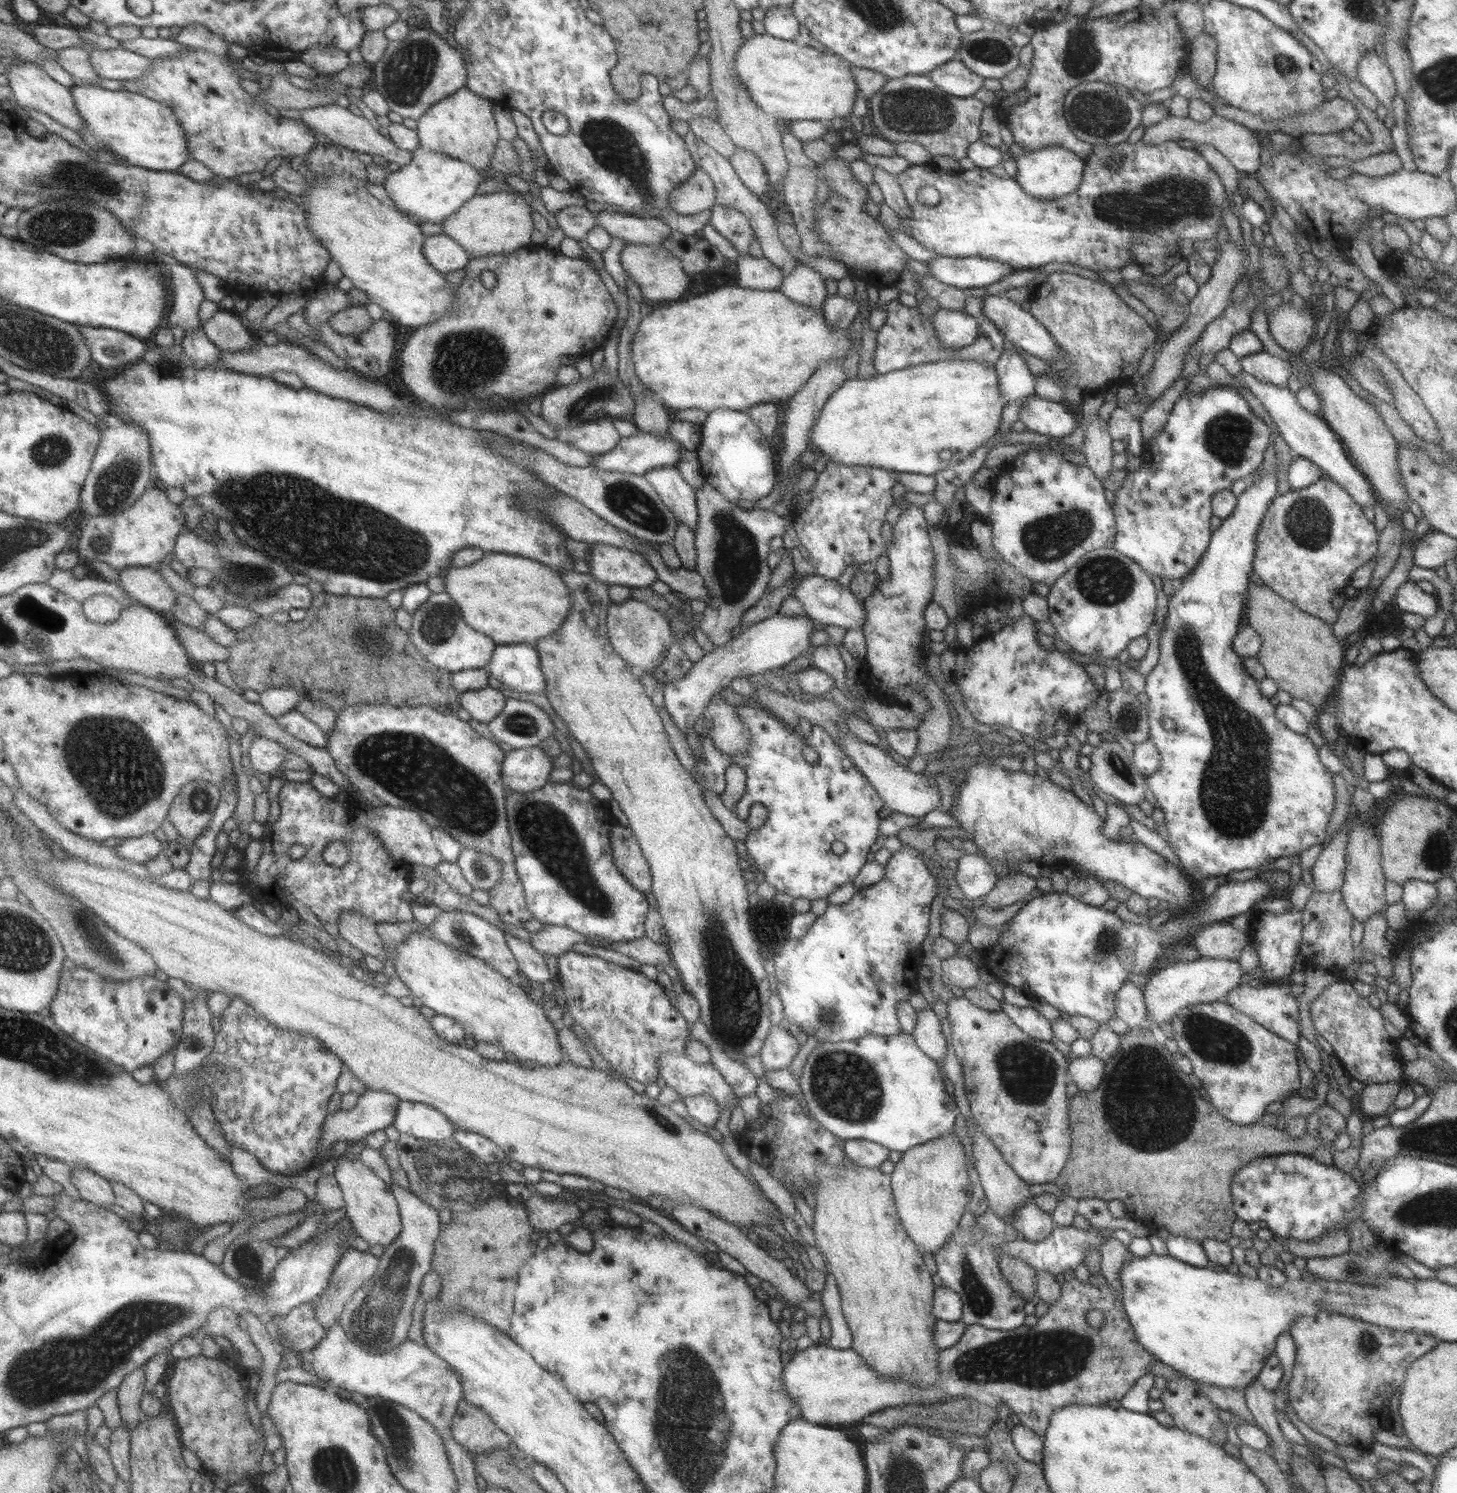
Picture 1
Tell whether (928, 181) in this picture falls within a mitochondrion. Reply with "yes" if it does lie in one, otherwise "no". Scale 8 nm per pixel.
no

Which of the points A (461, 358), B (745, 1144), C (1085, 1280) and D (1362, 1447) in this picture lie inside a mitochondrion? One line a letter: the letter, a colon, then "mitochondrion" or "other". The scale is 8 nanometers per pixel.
A: mitochondrion
B: other
C: other
D: other

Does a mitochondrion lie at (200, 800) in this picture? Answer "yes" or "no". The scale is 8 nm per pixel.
yes

